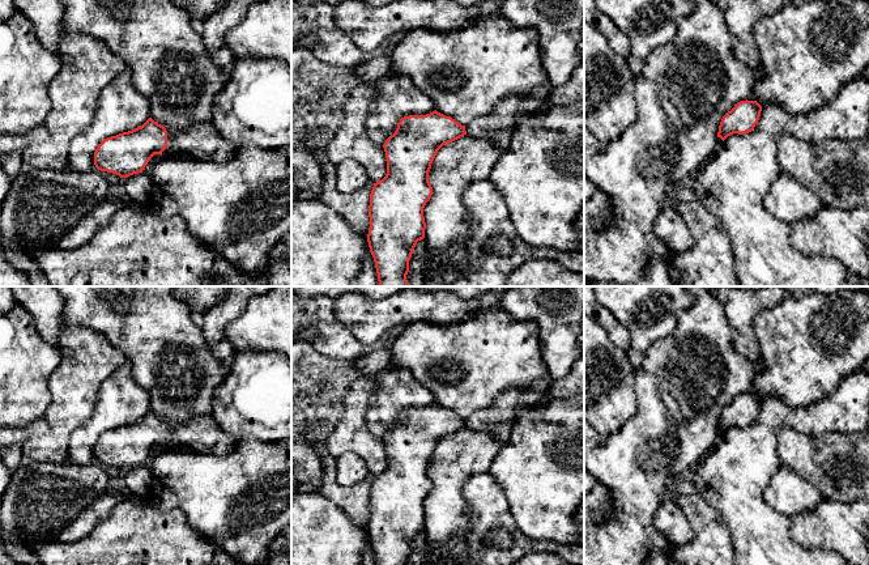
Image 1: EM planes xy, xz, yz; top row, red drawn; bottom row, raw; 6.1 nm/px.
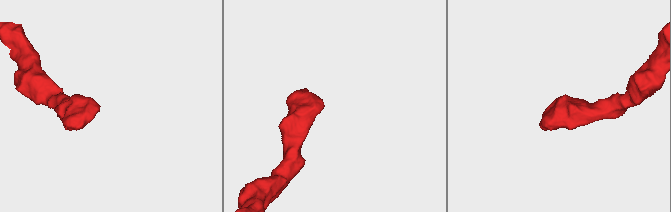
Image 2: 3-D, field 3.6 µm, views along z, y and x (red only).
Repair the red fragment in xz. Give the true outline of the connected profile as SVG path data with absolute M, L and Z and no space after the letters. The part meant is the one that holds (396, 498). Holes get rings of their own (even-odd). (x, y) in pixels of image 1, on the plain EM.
M436 403L426 408L400 412L397 421L383 437L387 451L385 470L374 476L370 487L367 535L376 565L409 565L409 553L418 534L425 531L423 501L433 488L429 464L438 443L467 428L465 419Z

